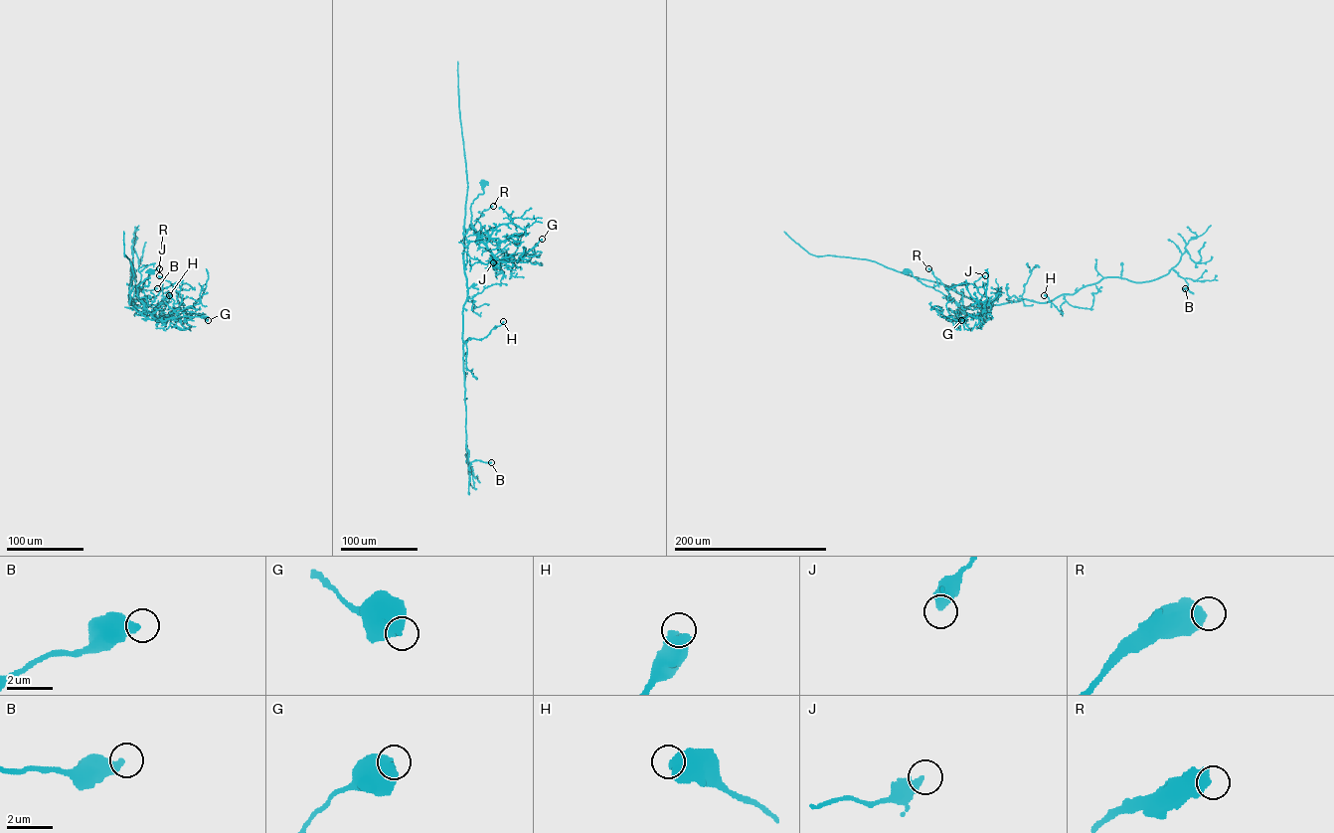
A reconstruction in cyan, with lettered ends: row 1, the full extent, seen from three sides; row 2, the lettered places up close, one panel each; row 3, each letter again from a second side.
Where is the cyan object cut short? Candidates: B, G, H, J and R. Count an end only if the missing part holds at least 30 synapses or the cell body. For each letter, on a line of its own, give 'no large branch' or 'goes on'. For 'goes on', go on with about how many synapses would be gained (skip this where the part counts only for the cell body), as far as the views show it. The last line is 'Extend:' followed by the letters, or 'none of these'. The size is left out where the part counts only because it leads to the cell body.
B: no large branch
G: no large branch
H: no large branch
J: no large branch
R: no large branch
Extend: none of these

